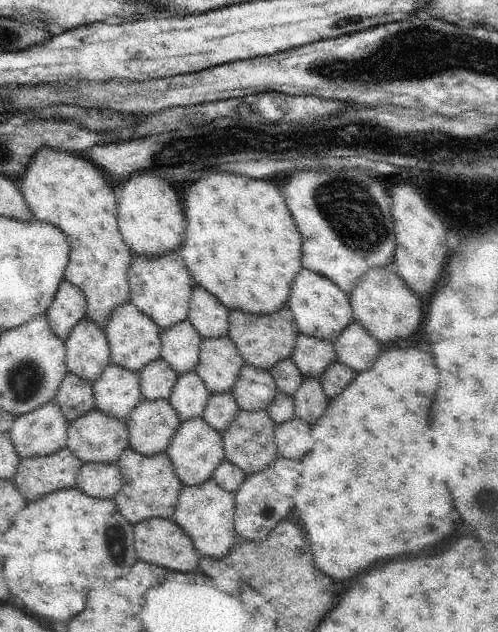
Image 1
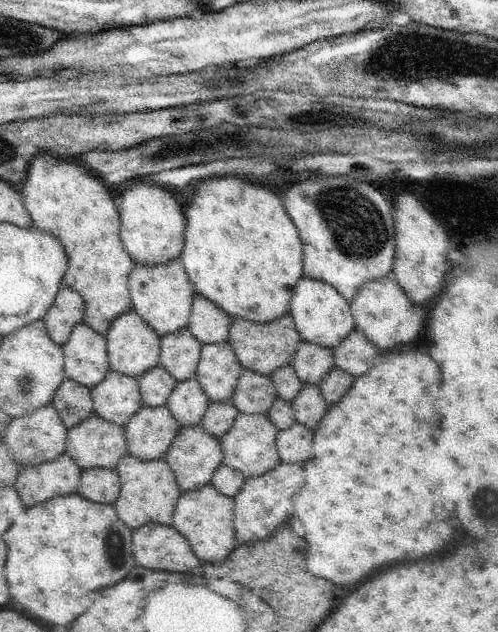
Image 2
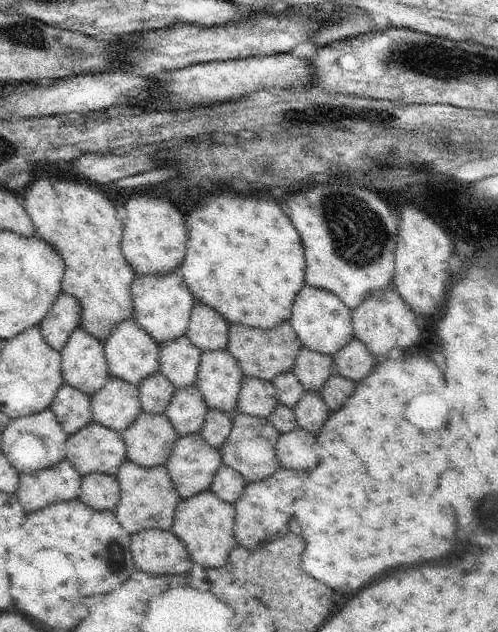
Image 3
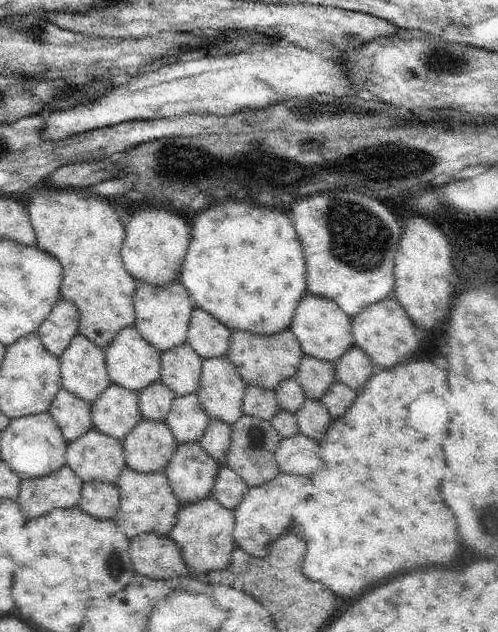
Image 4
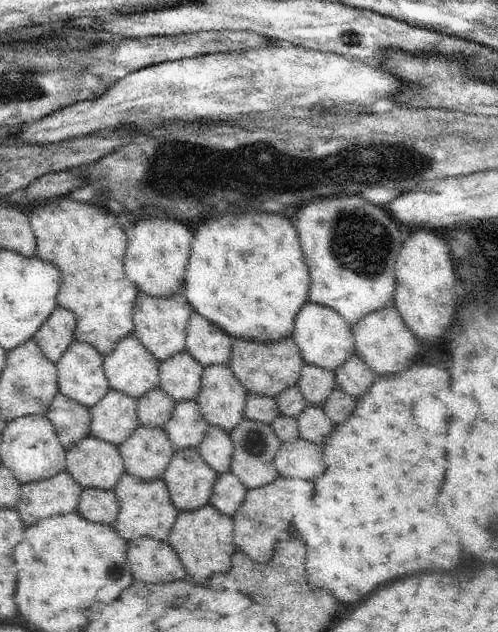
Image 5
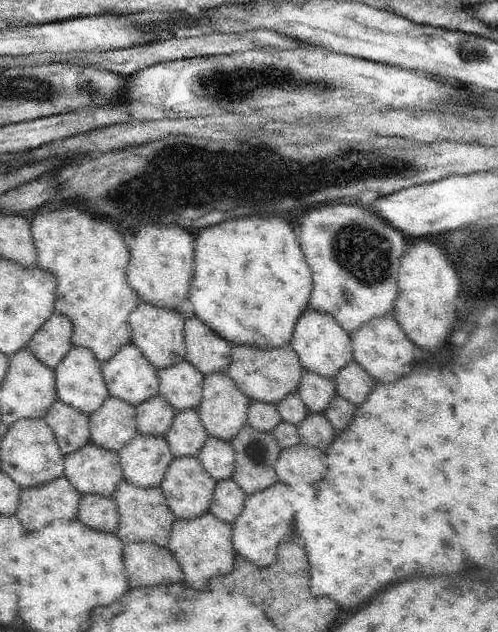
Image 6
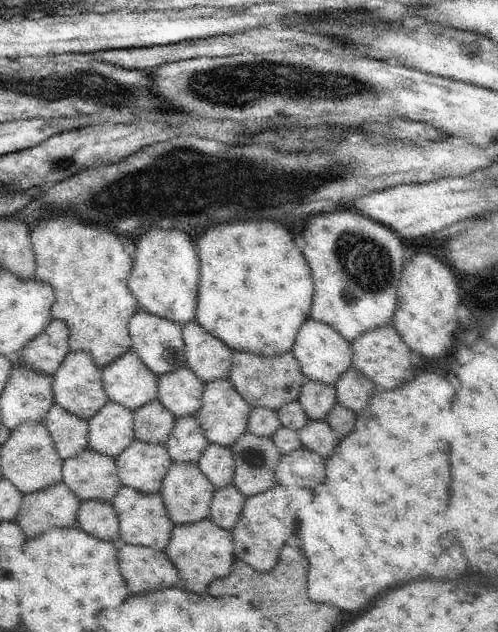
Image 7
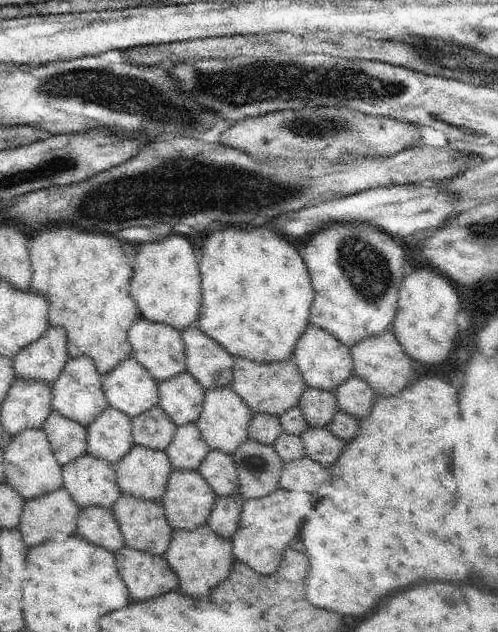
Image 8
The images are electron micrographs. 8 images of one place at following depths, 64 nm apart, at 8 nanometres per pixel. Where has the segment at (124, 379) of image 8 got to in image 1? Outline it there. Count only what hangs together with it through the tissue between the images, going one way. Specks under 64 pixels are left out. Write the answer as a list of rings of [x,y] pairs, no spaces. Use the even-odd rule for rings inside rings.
[[[124,302],[114,310],[104,332],[108,340],[111,364],[114,366],[141,373],[146,366],[161,357],[162,331],[150,316],[140,312],[132,302]]]

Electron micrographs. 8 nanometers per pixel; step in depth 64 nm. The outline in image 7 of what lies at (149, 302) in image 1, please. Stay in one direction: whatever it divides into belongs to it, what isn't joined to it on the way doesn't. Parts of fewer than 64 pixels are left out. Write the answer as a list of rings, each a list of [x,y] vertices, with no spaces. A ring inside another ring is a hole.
[[[140,309],[130,318],[129,336],[132,342],[131,349],[156,375],[164,375],[182,366],[187,366],[183,326],[178,322],[149,314],[148,311]]]

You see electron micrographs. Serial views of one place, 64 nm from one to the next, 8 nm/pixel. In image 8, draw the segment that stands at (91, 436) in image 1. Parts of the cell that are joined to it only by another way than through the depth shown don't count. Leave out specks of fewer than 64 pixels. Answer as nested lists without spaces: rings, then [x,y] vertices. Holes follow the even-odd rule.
[[[86,454],[62,467],[63,488],[81,510],[100,506],[110,510],[120,498],[115,466]]]

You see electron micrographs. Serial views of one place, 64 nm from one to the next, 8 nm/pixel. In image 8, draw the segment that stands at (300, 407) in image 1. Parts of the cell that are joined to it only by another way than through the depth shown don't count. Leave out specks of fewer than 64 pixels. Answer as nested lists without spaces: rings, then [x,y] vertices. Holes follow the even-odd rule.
[[[326,426],[308,428],[302,432],[302,441],[306,446],[306,455],[328,468],[338,458],[346,442],[336,438]]]

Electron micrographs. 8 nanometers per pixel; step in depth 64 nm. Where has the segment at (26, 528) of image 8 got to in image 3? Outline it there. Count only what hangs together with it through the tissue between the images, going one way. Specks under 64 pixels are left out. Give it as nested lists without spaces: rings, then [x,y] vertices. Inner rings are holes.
[[[66,458],[57,462],[55,465],[38,471],[37,474],[28,473],[19,476],[18,498],[20,504],[24,506],[26,512],[40,510],[48,504],[60,502],[60,500],[72,500],[79,496],[82,484],[82,475],[79,470]]]

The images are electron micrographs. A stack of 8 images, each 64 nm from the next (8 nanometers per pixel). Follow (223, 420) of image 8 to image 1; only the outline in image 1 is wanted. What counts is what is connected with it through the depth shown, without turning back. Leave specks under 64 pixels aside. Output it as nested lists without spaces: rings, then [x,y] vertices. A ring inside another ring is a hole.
[[[228,335],[202,339],[195,372],[211,394],[232,391],[244,366],[238,348]]]

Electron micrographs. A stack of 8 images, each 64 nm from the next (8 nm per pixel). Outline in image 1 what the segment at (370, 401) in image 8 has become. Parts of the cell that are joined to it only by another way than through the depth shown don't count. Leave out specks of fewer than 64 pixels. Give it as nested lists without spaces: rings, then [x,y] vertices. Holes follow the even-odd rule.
[[[356,320],[337,336],[334,343],[337,360],[357,373],[368,370],[384,349],[379,340]]]

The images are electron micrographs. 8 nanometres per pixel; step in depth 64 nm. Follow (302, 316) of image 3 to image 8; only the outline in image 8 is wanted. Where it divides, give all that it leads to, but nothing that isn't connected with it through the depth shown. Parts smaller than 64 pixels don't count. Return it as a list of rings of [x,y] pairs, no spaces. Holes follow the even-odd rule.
[[[311,323],[302,332],[301,338],[298,338],[293,358],[306,386],[314,388],[314,390],[335,392],[353,373],[351,349],[343,345],[330,331],[327,331],[325,328],[318,328],[318,326],[314,326]]]

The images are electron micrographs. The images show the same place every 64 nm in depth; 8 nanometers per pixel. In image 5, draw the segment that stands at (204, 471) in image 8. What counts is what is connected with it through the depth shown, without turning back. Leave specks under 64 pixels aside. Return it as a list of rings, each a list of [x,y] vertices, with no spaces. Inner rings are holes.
[[[210,425],[198,447],[202,458],[217,472],[218,476],[231,470],[233,442],[227,430]]]

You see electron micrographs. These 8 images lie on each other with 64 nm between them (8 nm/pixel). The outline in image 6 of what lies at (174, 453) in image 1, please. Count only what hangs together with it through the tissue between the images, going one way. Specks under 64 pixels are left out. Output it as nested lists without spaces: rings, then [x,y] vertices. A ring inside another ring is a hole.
[[[192,456],[174,458],[161,483],[175,520],[192,520],[208,512],[216,486],[216,480]]]

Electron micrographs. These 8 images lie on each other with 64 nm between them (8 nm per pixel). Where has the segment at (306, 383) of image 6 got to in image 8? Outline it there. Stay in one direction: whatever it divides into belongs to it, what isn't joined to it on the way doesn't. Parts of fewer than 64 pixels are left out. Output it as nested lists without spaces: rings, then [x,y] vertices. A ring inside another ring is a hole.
[[[307,387],[302,394],[299,408],[310,428],[318,428],[318,426],[324,428],[336,414],[339,406],[334,392]]]

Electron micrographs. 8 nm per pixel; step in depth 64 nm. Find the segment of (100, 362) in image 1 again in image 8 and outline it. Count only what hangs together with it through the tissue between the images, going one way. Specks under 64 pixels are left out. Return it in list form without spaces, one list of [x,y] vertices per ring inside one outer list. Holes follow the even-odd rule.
[[[88,356],[69,358],[60,376],[52,385],[52,410],[60,412],[64,418],[70,418],[72,422],[78,422],[87,428],[109,407],[103,392],[103,378],[98,374],[94,362]]]

